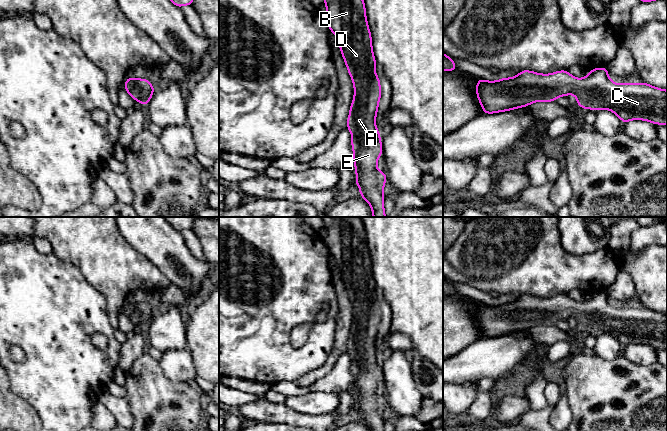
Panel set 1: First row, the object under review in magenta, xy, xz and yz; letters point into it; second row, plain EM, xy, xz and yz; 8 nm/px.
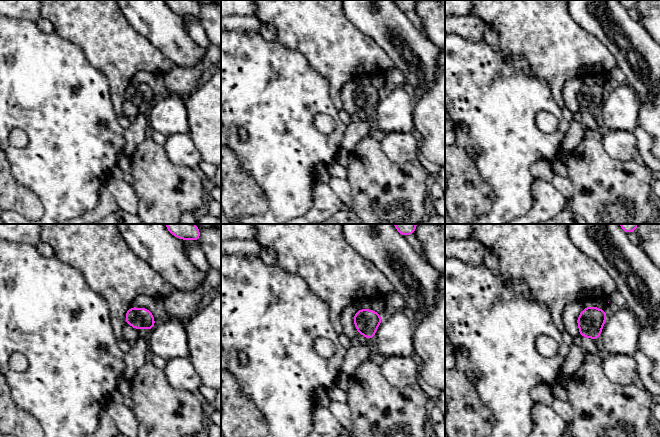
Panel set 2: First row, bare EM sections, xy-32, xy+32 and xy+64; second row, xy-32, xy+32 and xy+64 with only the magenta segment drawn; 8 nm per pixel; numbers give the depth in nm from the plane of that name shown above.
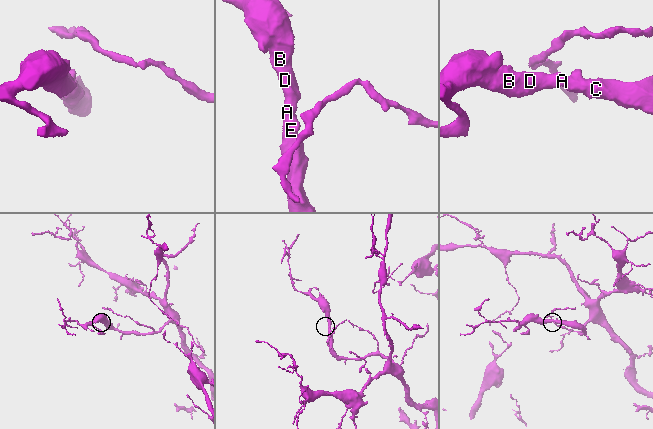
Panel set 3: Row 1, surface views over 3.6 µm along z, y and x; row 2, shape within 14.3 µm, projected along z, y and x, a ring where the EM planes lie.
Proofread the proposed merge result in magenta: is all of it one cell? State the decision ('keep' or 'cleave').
keep

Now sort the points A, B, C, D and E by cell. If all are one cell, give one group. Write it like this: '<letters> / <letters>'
A B C D E

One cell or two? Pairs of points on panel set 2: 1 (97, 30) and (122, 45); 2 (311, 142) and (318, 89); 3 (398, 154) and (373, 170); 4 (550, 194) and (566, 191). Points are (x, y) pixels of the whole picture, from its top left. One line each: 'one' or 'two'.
1: one
2: one
3: two
4: two

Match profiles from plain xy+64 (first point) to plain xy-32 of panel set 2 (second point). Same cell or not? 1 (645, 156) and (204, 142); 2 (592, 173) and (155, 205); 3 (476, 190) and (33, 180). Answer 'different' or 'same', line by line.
1: different
2: same
3: different

